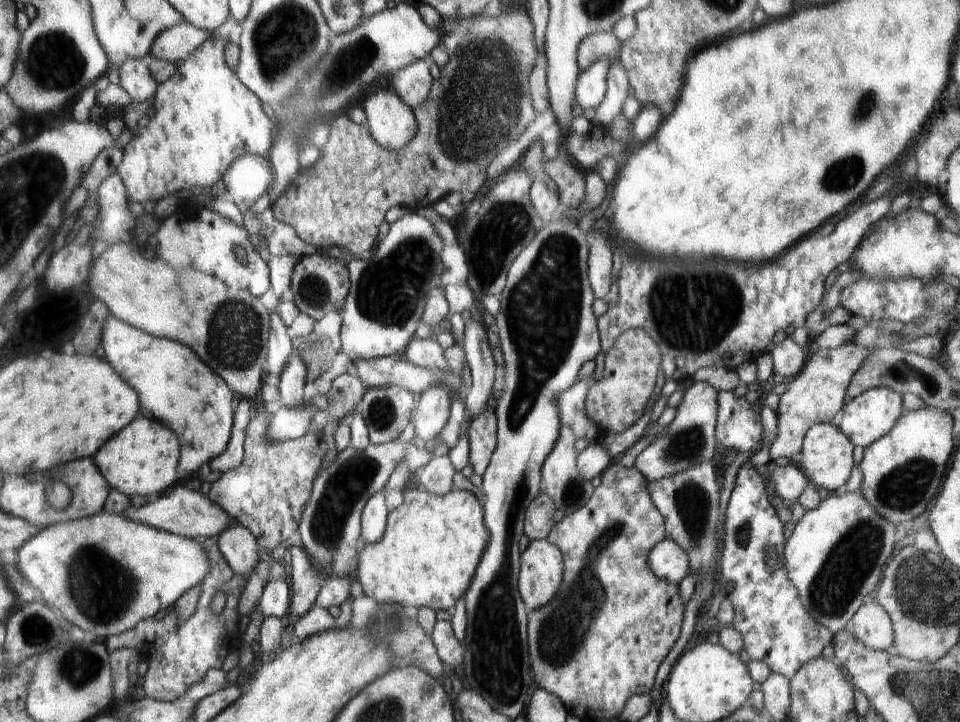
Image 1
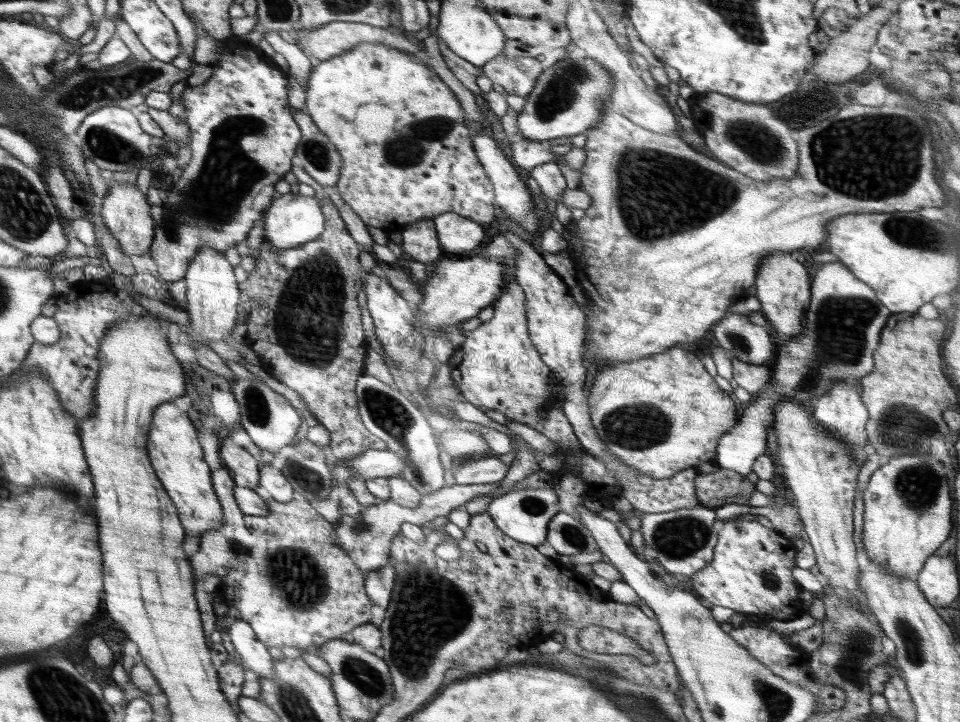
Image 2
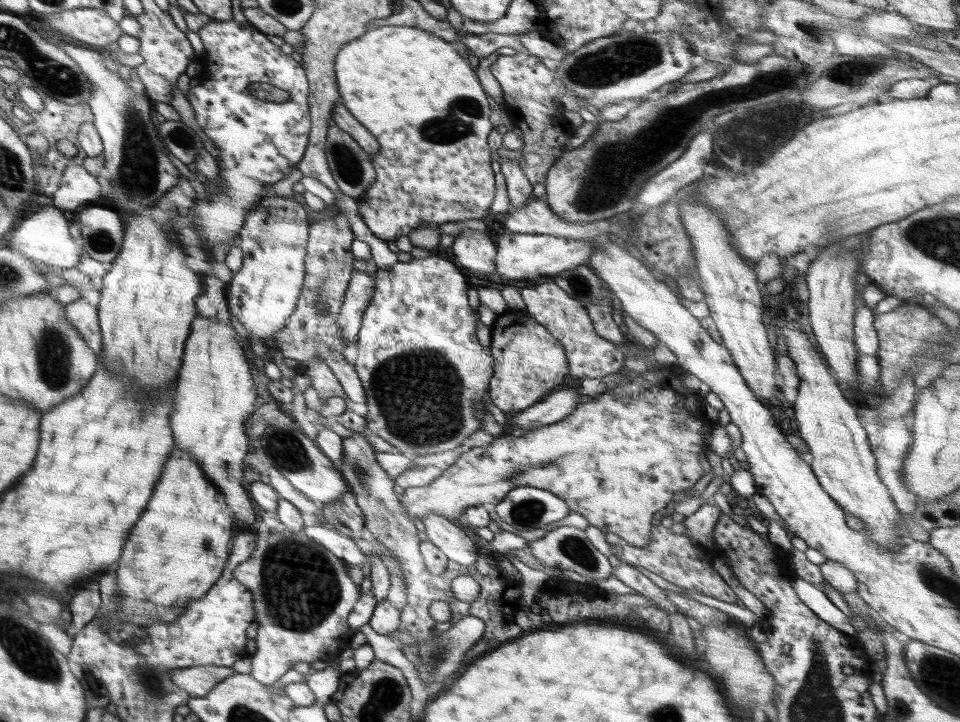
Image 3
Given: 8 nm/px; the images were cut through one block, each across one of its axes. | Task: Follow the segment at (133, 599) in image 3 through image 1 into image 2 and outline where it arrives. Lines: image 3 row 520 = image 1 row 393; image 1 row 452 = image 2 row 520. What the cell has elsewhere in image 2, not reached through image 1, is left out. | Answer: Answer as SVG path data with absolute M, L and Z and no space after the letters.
M174 402L160 404L154 410L149 430L148 455L166 494L177 508L179 519L188 536L205 534L222 526L222 507L212 486L212 467L205 461L192 421L178 410Z

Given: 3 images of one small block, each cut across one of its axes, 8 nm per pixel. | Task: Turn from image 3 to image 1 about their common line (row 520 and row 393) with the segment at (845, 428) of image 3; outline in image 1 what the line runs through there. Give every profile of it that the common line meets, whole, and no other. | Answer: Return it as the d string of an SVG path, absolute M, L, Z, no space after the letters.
M876 387L845 403L839 429L850 439L854 446L866 448L880 437L890 432L902 414L902 396L891 388Z

